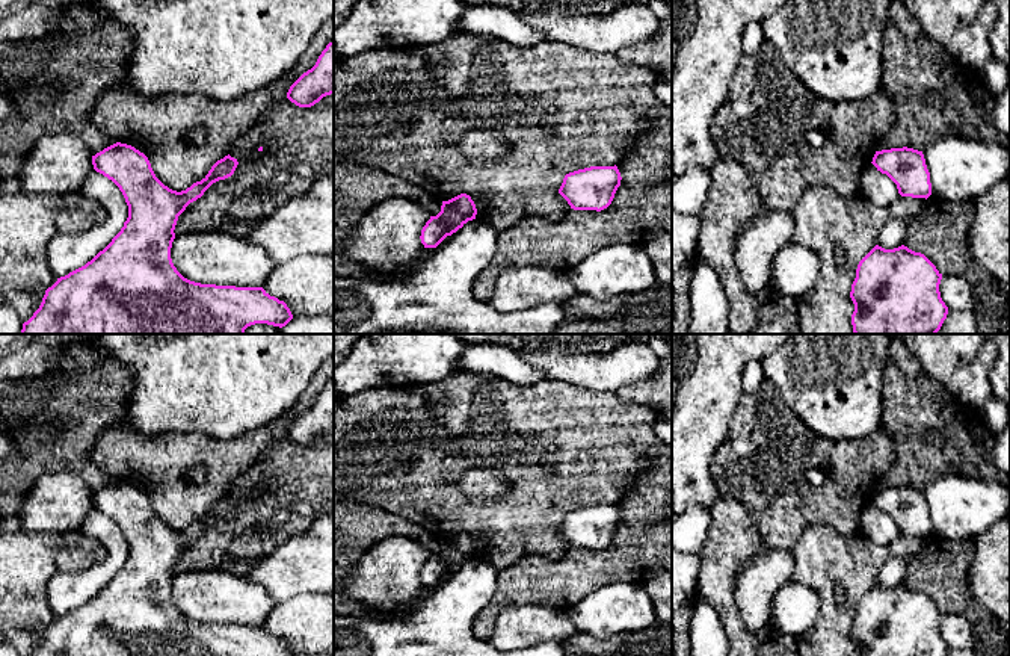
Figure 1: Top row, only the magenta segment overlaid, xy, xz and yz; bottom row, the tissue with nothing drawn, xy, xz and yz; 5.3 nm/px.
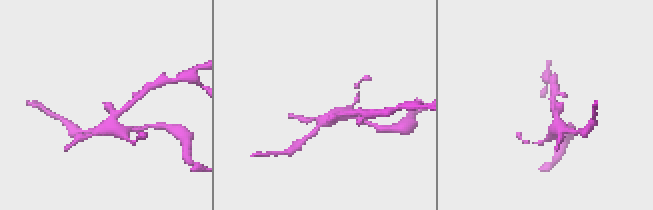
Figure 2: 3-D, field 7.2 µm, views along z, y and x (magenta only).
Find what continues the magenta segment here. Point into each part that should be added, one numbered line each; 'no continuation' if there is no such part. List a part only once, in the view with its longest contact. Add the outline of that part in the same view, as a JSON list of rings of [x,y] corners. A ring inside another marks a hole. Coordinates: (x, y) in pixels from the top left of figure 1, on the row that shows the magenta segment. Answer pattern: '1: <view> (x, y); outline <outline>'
no continuation

